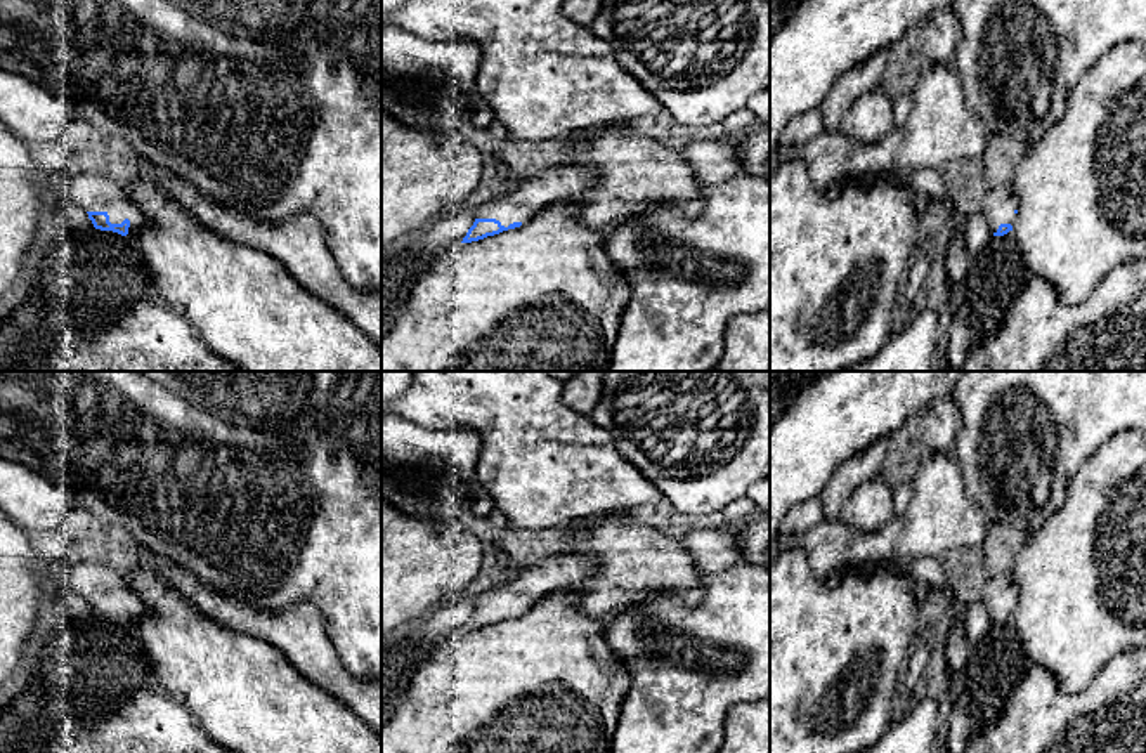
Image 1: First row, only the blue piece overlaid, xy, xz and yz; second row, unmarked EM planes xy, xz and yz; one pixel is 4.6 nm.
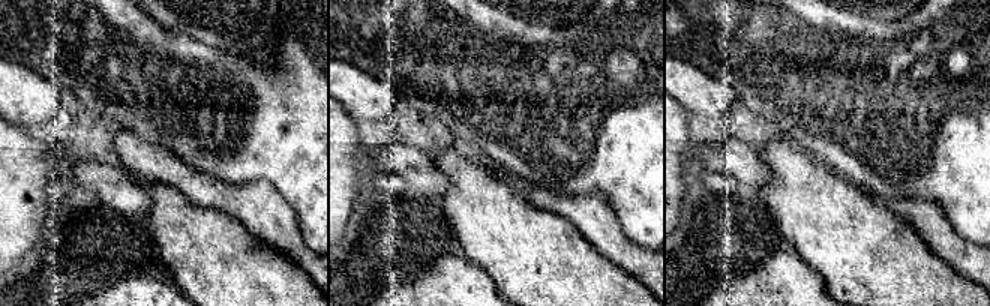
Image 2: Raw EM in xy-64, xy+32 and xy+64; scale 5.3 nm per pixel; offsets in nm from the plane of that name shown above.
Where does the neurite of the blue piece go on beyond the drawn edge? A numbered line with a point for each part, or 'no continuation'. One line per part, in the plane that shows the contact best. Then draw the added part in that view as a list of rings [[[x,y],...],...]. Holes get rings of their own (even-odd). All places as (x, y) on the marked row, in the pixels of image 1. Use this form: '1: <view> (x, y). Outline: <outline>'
1: xy (94, 193). Outline: [[[75,172],[55,179],[57,187],[85,212],[106,212],[111,224],[130,220],[127,238],[147,222],[125,186],[97,174]]]

